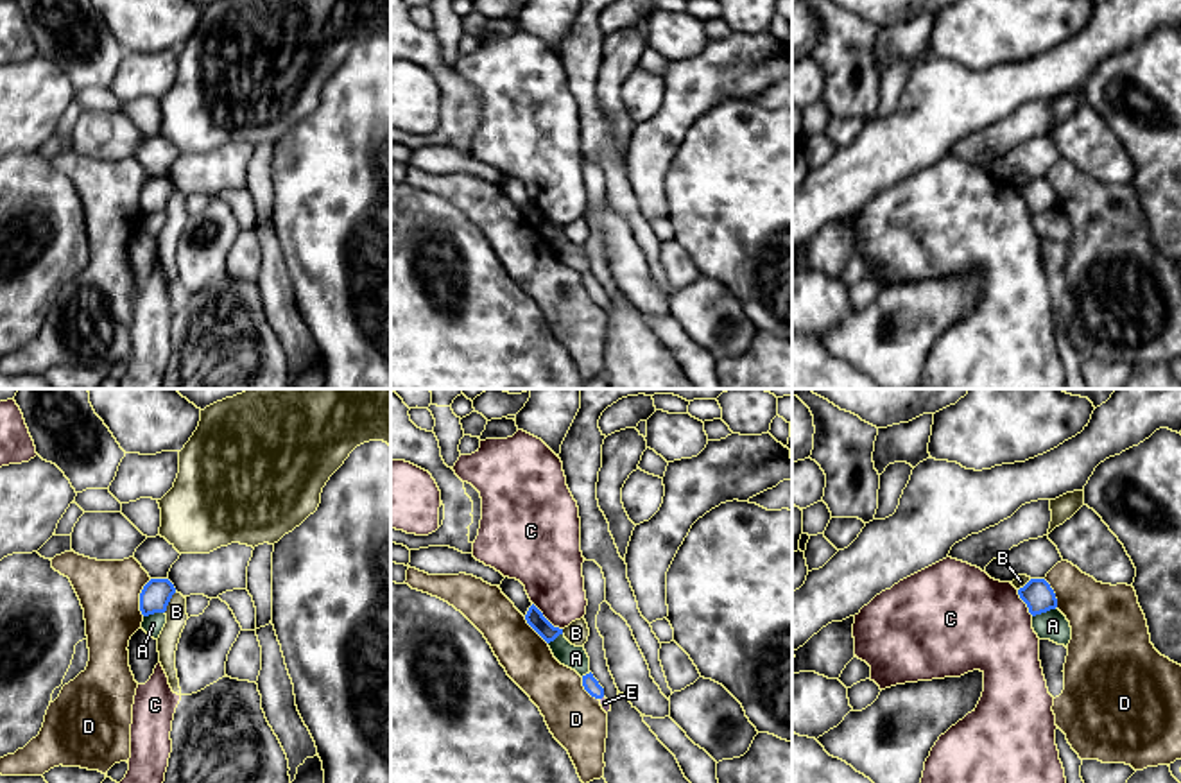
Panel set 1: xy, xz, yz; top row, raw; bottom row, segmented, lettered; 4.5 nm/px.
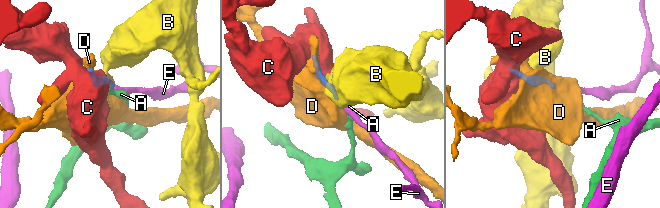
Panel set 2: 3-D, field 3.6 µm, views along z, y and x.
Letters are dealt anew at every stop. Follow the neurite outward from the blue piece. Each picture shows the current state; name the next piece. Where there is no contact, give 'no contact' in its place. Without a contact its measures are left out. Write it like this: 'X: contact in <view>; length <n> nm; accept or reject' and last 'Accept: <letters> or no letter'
A: contact in yz; length 110 nm; reject
B: contact in xy; length 110 nm; reject
C: contact in xz; length 180 nm; reject
D: contact in xy; length 170 nm; reject
E: contact in xz; length 30 nm; accept
Accept: E

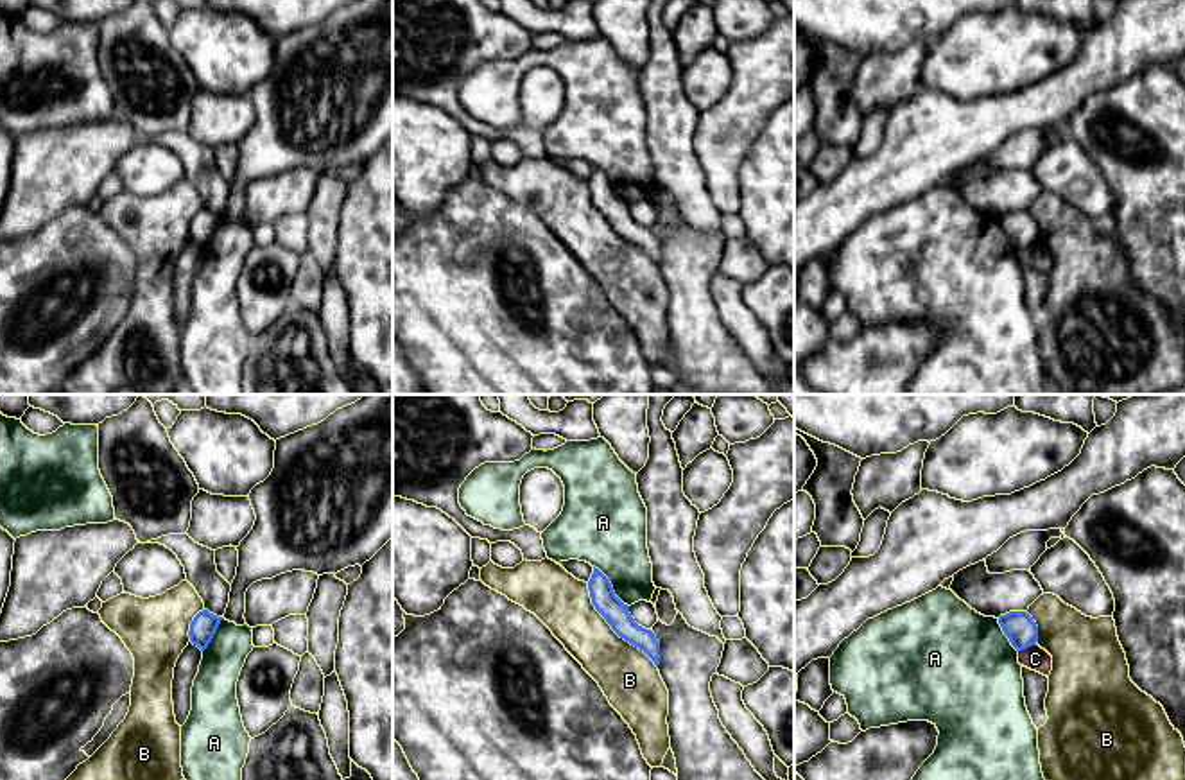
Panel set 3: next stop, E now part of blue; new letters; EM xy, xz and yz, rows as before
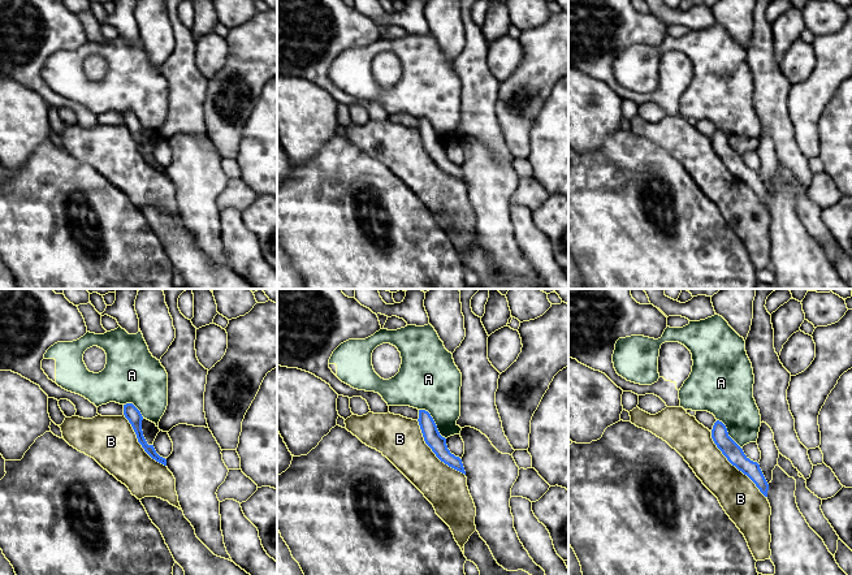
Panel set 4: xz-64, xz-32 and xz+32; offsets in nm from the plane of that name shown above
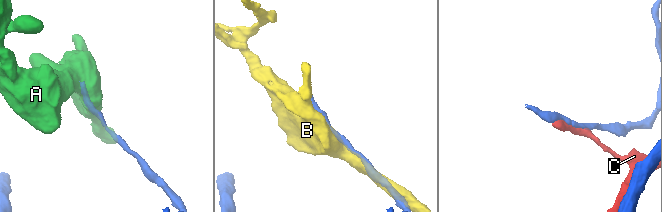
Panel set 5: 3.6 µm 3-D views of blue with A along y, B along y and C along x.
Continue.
A: contact in xz; length 240 nm; reject
B: contact in xz; length 500 nm; reject
C: contact in yz; length 90 nm; reject
Accept: no letter

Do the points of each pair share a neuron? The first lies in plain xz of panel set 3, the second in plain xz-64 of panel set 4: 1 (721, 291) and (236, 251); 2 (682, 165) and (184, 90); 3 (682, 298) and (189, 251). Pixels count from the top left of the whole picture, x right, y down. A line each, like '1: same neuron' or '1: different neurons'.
1: same neuron
2: same neuron
3: different neurons

